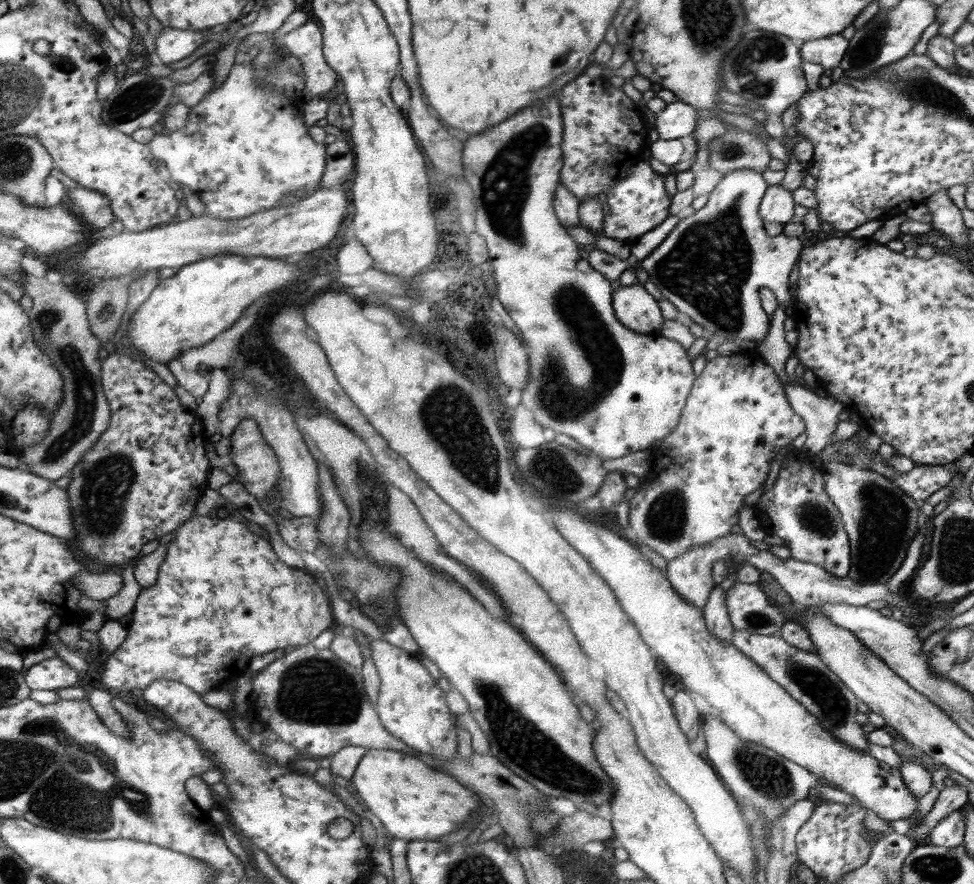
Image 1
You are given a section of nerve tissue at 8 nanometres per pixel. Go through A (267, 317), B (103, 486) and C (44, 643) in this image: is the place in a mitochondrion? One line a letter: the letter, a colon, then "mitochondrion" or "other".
A: other
B: mitochondrion
C: other

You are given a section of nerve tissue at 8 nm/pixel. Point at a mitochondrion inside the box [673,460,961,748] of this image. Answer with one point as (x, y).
(882, 515)

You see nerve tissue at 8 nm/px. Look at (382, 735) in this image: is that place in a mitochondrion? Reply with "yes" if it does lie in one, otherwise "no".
no

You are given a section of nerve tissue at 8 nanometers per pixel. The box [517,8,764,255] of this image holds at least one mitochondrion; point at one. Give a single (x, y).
(734, 150)

